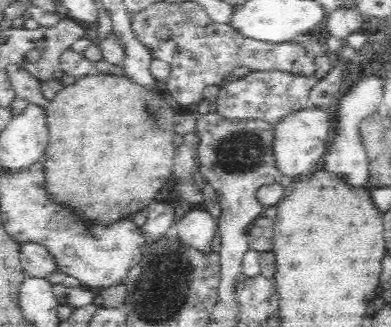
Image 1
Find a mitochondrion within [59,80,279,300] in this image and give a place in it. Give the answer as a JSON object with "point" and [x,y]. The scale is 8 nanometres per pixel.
{"point":[240,152]}

